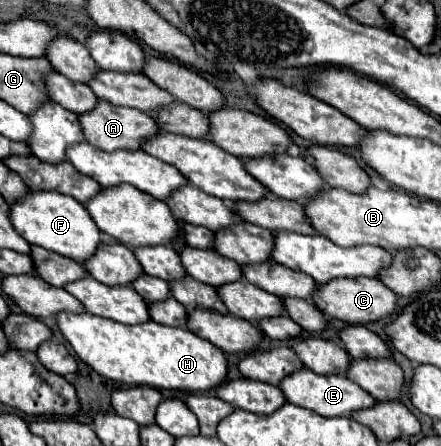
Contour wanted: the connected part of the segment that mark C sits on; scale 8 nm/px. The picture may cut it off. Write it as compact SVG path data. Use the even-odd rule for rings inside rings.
M355 277L355 279L333 279L325 285L319 285L311 295L315 307L329 317L341 319L345 323L361 325L369 321L377 321L389 317L397 311L397 297L391 289L381 285L381 281L373 277Z

